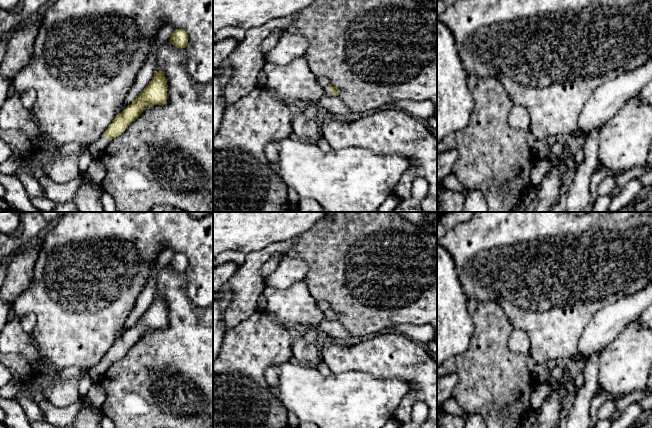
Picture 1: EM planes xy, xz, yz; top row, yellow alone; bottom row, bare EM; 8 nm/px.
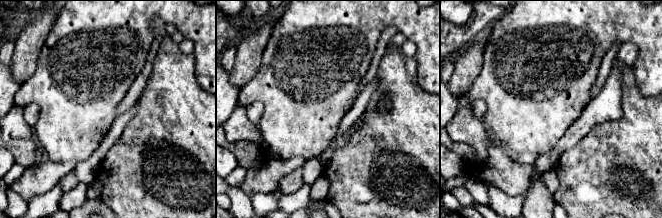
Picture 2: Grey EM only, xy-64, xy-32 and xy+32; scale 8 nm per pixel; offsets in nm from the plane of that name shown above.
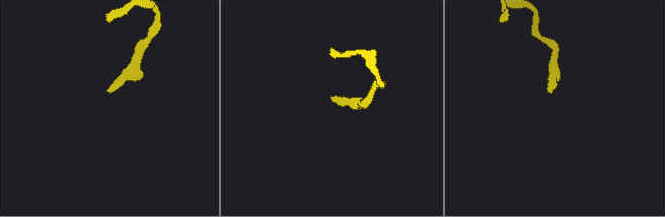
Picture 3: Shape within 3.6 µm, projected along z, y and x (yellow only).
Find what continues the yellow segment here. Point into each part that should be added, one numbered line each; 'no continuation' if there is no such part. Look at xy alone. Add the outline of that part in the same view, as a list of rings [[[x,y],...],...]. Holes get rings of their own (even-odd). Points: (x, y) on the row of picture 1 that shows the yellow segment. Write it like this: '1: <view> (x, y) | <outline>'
1: xy (95, 148) | [[[101,136],[95,142],[86,146],[87,150],[91,153],[94,159],[98,159],[101,155],[102,151],[108,145],[110,139],[106,138],[105,136]]]

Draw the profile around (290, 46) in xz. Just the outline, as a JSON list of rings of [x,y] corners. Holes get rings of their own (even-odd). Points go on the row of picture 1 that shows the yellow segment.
[[[284,31],[277,45],[265,54],[265,60],[280,66],[288,65],[294,59],[304,56],[307,48],[305,37]]]

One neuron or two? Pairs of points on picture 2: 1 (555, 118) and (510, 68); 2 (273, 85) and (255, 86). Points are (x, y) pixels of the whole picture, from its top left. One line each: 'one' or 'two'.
1: one
2: one

